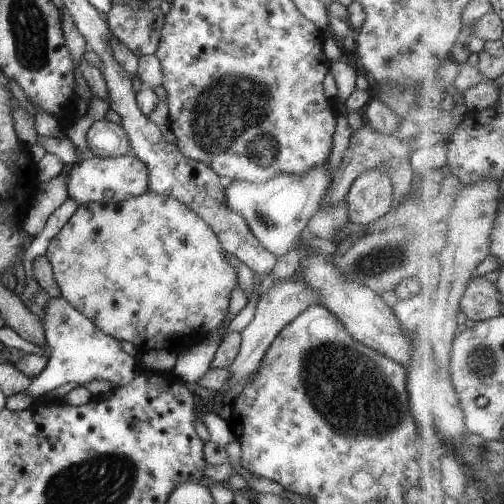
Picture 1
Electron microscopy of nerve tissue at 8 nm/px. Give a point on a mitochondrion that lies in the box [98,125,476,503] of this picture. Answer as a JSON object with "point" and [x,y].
{"point":[362,404]}

